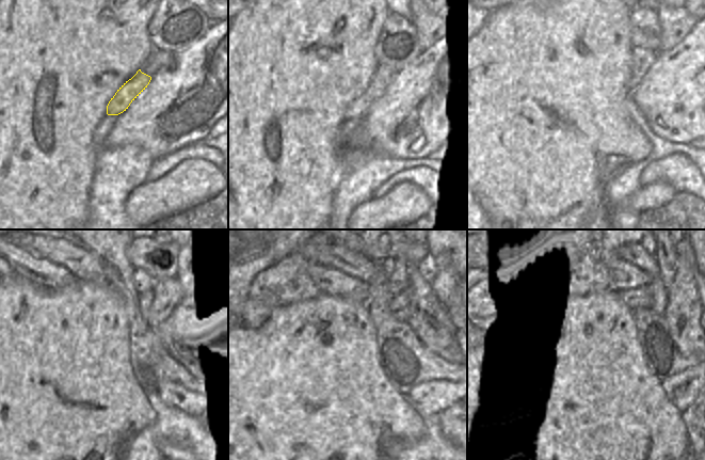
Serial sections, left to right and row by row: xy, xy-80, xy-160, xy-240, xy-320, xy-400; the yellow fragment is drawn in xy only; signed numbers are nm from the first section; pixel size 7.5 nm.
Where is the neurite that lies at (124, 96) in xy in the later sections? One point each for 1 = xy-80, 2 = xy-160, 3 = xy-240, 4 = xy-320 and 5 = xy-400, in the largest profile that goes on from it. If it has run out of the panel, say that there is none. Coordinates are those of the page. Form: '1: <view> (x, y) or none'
1: xy-80 (387, 66)
2: xy-160 (631, 78)
3: xy-240 (167, 292)
4: xy-320 (400, 305)
5: xy-400 (639, 298)

